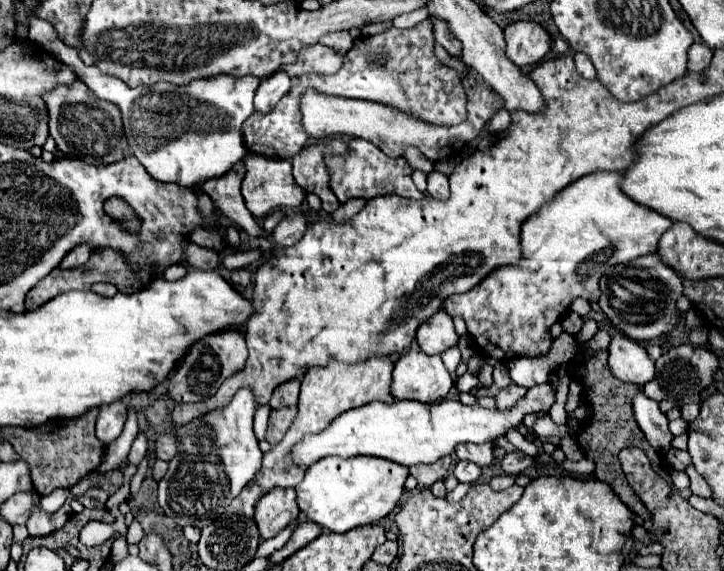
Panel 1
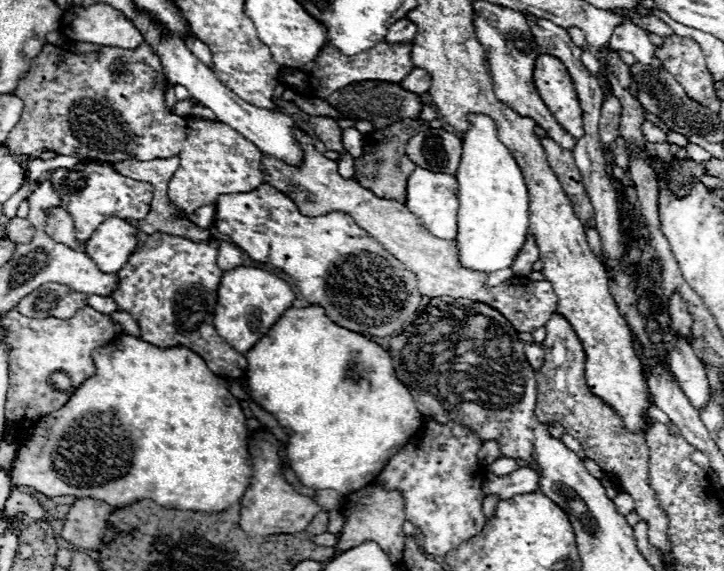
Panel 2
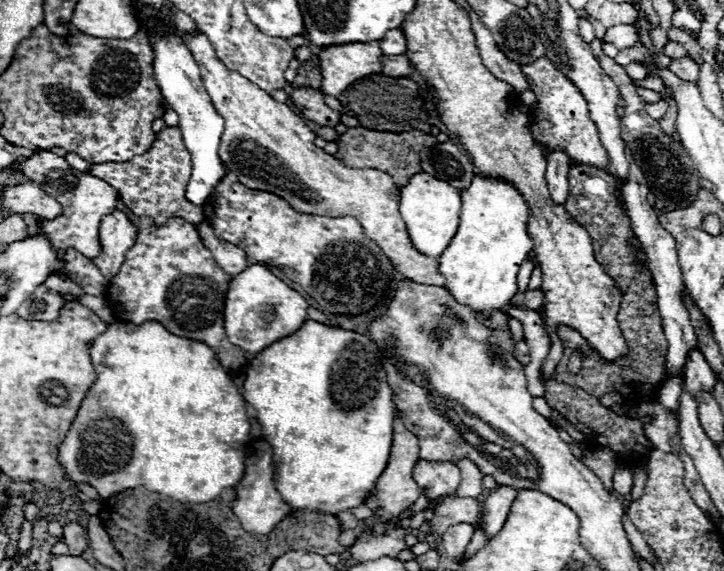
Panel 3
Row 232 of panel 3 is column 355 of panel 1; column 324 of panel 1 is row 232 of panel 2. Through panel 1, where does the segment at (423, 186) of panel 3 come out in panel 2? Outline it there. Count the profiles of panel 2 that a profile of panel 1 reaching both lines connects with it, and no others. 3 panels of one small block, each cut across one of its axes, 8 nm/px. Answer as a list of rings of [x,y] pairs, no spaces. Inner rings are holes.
[[[416,168],[406,184],[406,208],[440,240],[454,240],[458,232],[458,184],[454,176]]]

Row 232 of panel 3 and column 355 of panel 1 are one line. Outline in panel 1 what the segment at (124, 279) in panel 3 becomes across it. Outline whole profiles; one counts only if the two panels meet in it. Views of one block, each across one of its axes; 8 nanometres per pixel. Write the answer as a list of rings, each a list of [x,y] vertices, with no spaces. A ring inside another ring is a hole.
[[[352,138],[348,142],[348,154],[346,156],[334,156],[326,154],[326,170],[330,170],[330,190],[334,190],[340,204],[348,202],[350,198],[376,198],[386,194],[398,194],[406,198],[422,198],[424,194],[414,186],[412,182],[412,168],[404,158],[384,158],[384,152],[378,150],[372,142]]]

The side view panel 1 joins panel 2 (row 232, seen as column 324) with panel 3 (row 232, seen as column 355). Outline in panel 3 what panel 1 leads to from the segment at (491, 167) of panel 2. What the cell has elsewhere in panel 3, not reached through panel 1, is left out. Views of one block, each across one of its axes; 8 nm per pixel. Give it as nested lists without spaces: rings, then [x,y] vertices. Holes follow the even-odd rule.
[[[474,174],[474,182],[460,192],[460,198],[460,228],[450,246],[442,252],[438,270],[446,278],[446,290],[450,290],[458,302],[470,304],[474,310],[504,310],[508,298],[518,290],[518,270],[532,250],[532,240],[528,236],[528,204],[516,188],[484,174]]]

